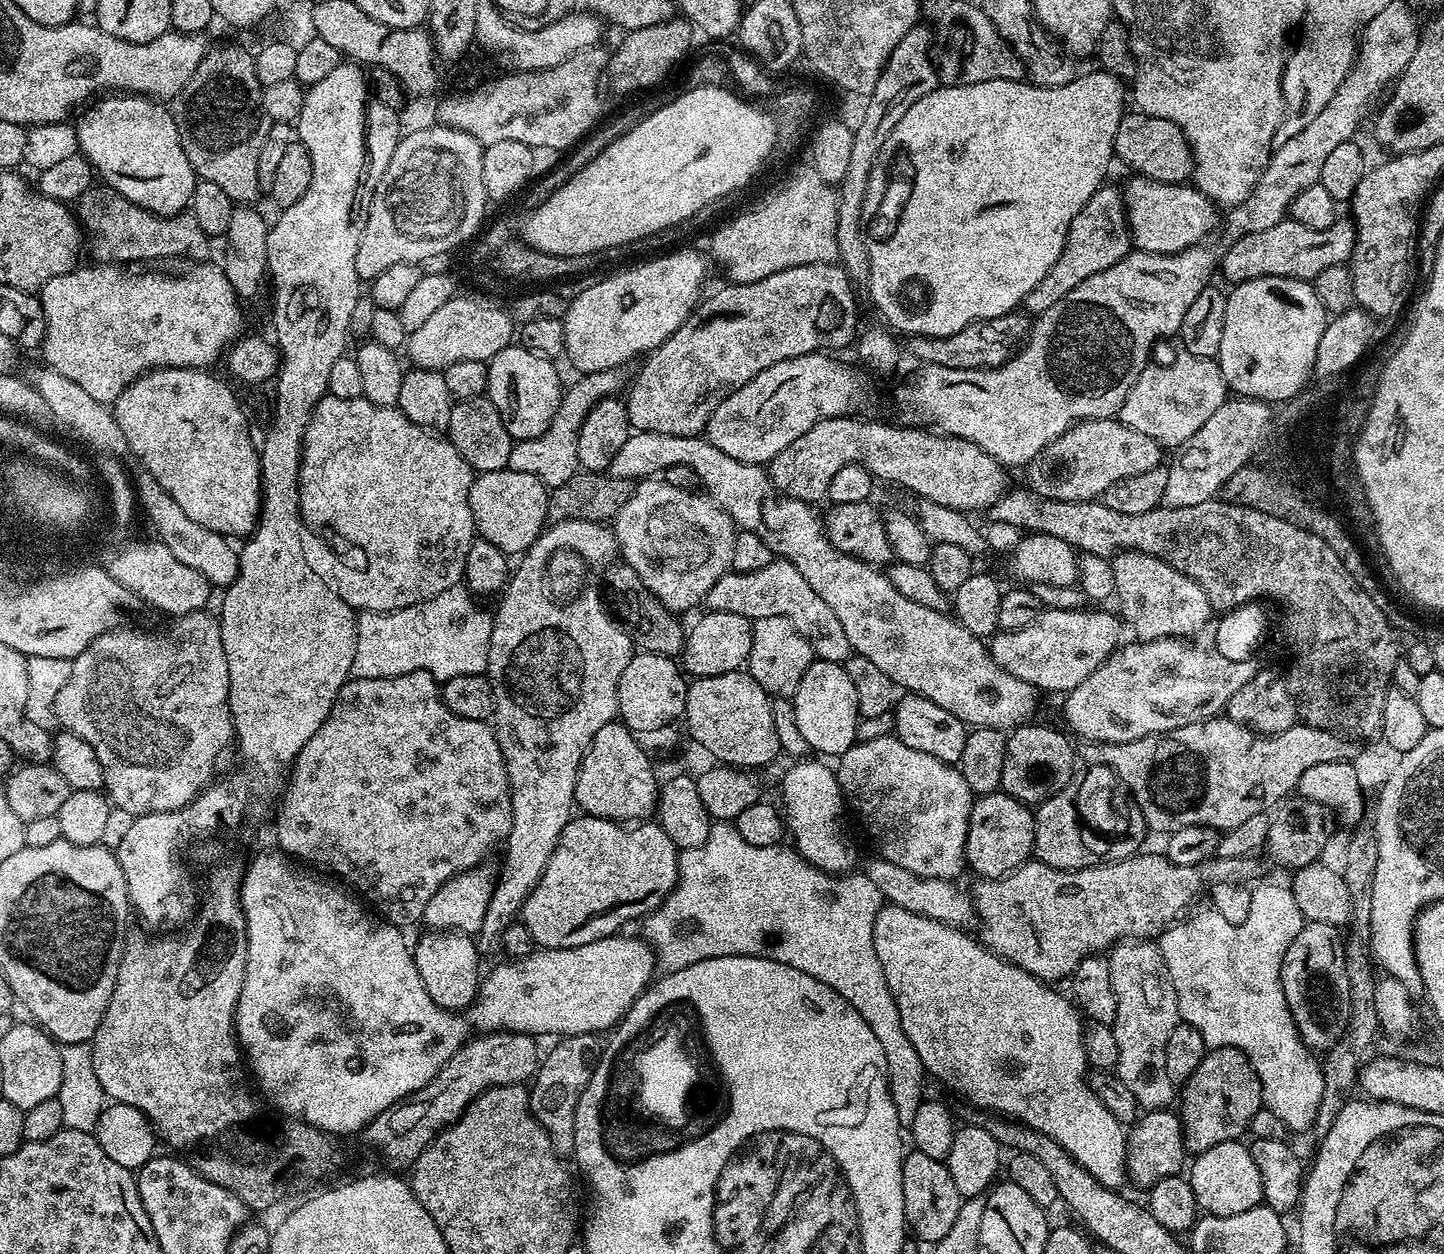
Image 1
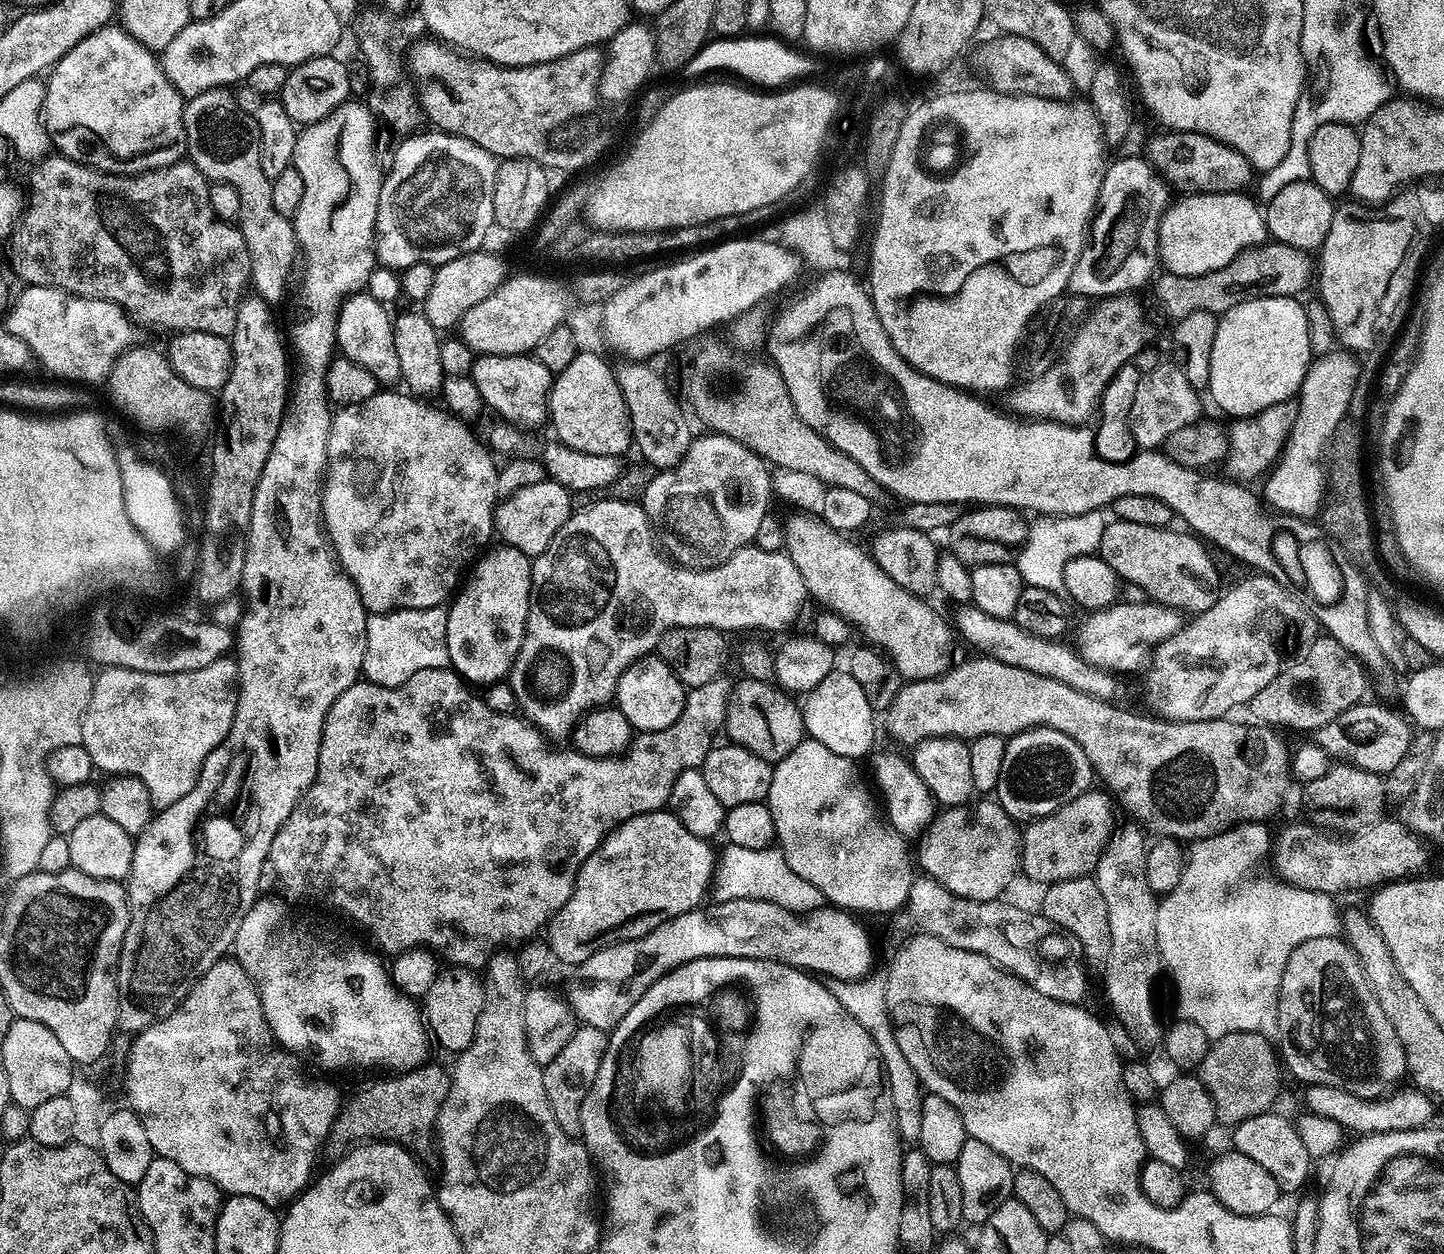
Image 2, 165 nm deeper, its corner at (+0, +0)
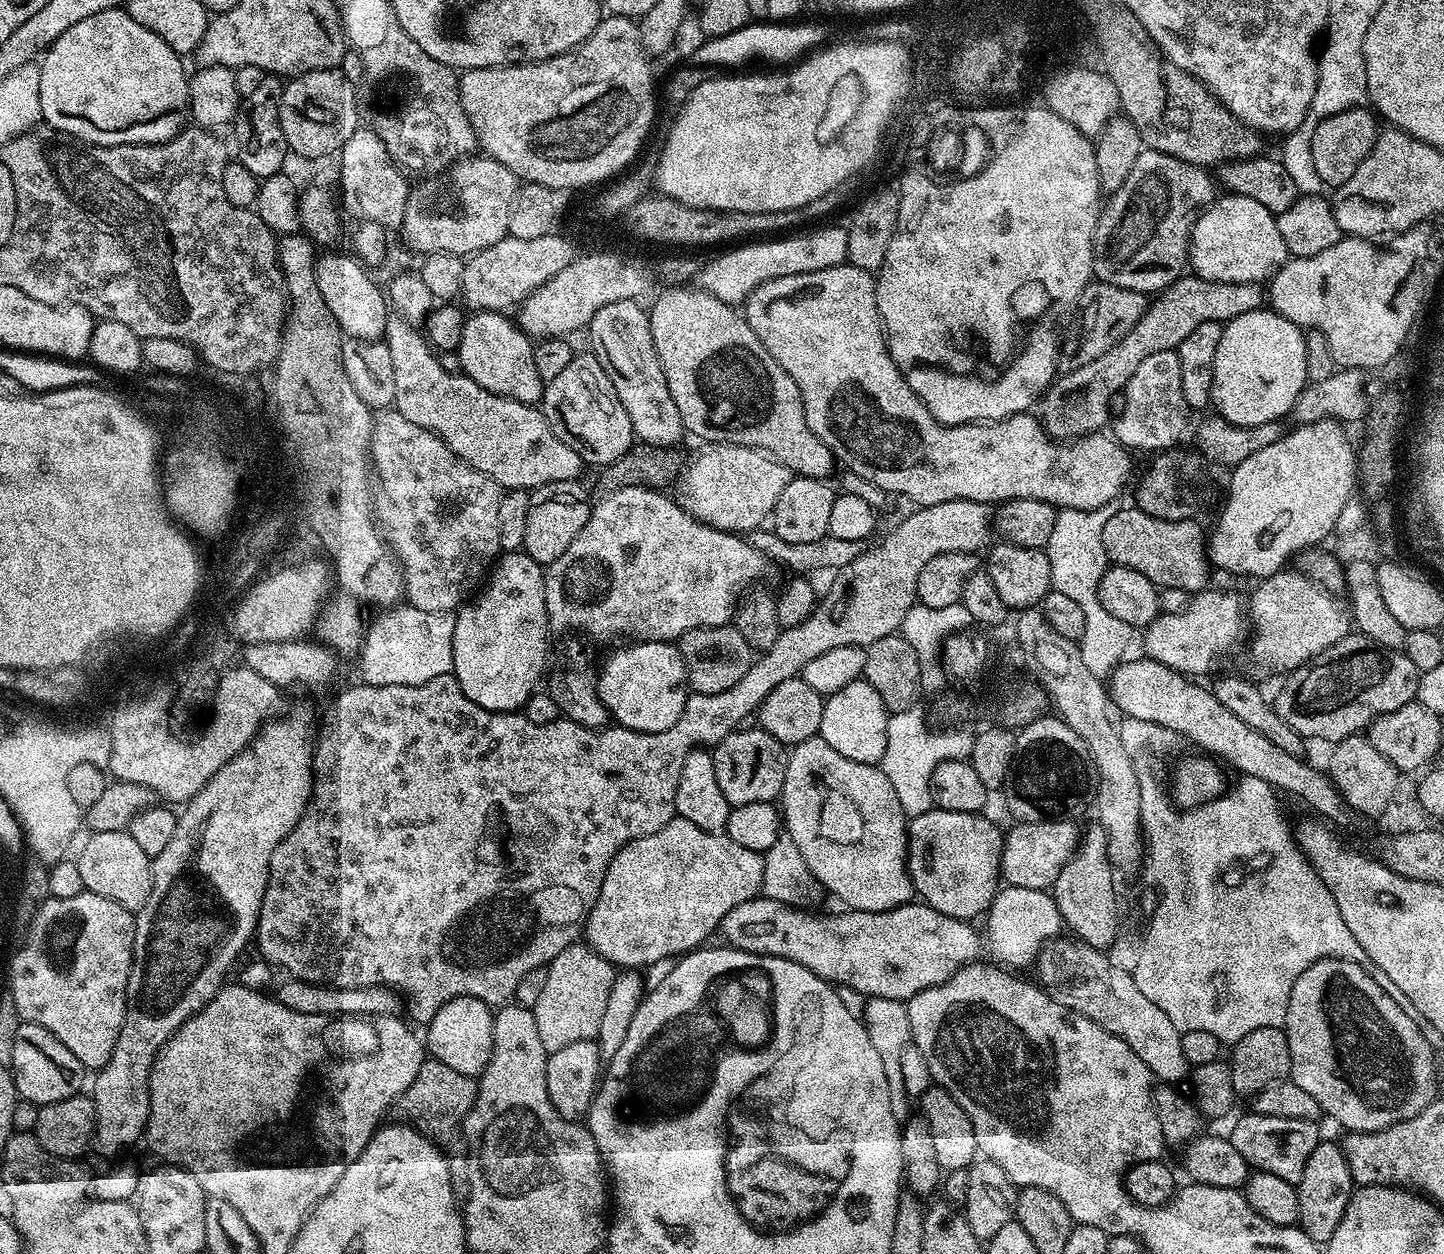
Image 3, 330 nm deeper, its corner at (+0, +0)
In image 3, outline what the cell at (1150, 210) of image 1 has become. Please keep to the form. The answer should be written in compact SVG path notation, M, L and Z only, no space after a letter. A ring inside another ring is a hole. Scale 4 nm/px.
M1224 194L1201 212L1188 240L1188 263L1202 280L1219 284L1260 284L1289 259L1276 225L1277 217L1254 198Z

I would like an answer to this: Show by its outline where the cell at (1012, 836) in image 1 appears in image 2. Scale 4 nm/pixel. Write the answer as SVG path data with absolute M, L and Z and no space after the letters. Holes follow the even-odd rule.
M980 798L969 804L948 806L937 815L919 841L918 864L925 877L937 880L956 896L974 900L999 900L1021 871L1021 829L999 802Z

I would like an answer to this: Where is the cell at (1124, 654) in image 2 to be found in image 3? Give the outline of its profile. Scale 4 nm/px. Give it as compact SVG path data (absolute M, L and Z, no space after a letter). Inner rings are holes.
M1236 592L1195 593L1185 612L1168 612L1156 617L1153 624L1143 629L1143 655L1157 660L1162 666L1189 678L1204 678L1208 671L1240 644L1246 628L1246 604Z

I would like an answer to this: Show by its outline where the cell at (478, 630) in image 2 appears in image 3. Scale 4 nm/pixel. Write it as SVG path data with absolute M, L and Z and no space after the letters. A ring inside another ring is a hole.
M523 550L505 551L495 561L486 583L455 613L455 618L451 675L460 683L466 698L488 712L520 712L527 699L537 691L539 684L536 683L539 680L541 683L546 672L544 663L548 660L550 625L542 565Z

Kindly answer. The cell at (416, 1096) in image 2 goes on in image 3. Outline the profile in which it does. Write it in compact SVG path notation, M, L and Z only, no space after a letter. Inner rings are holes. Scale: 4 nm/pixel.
M428 1058L418 1070L418 1078L414 1078L410 1086L406 1086L394 1105L395 1111L400 1111L405 1121L419 1128L448 1157L452 1192L460 1202L467 1200L470 1194L468 1142L464 1138L464 1120L476 1101L477 1087L477 1081L473 1077L458 1074L458 1070L450 1070L450 1066Z

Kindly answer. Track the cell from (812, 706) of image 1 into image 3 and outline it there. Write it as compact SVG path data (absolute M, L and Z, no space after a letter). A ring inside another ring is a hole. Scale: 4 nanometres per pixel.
M861 678L850 682L850 686L842 686L842 690L825 699L818 735L830 742L838 754L846 754L846 758L854 758L854 762L879 765L882 754L886 754L889 715L884 709L882 698L878 698L878 690L874 690L874 686Z

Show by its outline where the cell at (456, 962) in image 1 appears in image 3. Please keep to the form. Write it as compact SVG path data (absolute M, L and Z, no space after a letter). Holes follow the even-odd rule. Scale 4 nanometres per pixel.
M469 996L454 997L453 1000L441 1006L438 1014L434 1014L434 1018L426 1026L427 1055L450 1066L450 1070L458 1070L458 1074L479 1077L490 1062L493 1019L493 1009L486 1002Z

